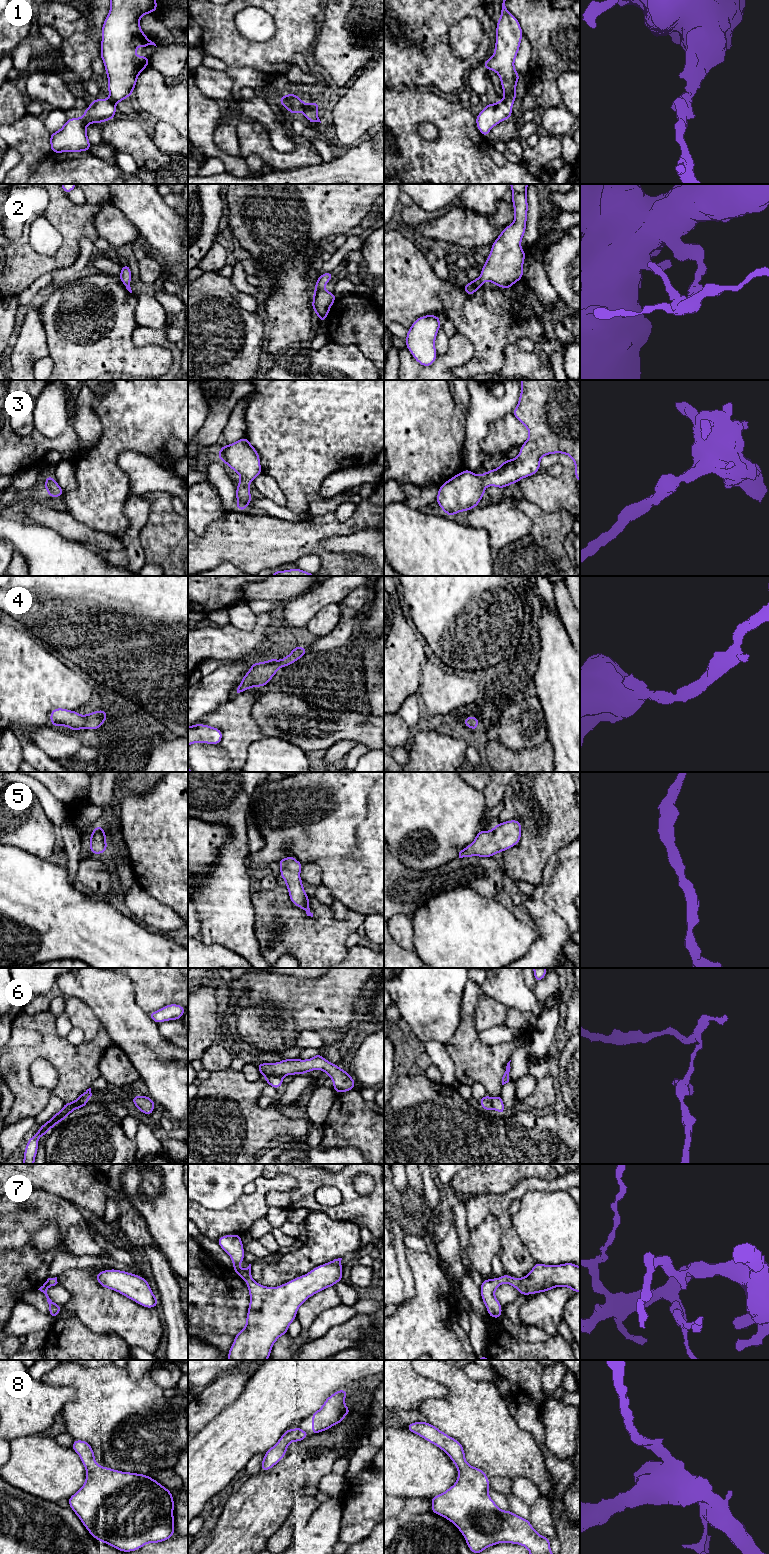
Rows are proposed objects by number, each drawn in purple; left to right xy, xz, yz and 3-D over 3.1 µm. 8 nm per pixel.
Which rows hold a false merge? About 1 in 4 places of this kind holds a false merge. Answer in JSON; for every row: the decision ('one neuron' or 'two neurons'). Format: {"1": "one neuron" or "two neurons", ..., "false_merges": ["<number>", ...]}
{"1": "one neuron", "2": "one neuron", "3": "one neuron", "4": "one neuron", "5": "one neuron", "6": "two neurons", "7": "one neuron", "8": "one neuron", "false_merges": ["6"]}

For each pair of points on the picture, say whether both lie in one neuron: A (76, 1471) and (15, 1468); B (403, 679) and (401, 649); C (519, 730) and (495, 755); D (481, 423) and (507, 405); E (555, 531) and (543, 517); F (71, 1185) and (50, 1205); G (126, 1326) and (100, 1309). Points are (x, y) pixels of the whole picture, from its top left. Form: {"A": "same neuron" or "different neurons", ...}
{"A": "same neuron", "B": "same neuron", "C": "different neurons", "D": "same neuron", "E": "same neuron", "F": "different neurons", "G": "same neuron"}

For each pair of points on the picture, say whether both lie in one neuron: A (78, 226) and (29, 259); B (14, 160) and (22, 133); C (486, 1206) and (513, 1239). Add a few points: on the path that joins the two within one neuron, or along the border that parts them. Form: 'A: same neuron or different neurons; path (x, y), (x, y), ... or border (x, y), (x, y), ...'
A: same neuron; path (71, 241), (70, 246), (55, 261), (44, 261)
B: different neurons; border (11, 146), (21, 155), (21, 160), (10, 170)
C: same neuron; path (495, 1210), (504, 1219), (507, 1230)

